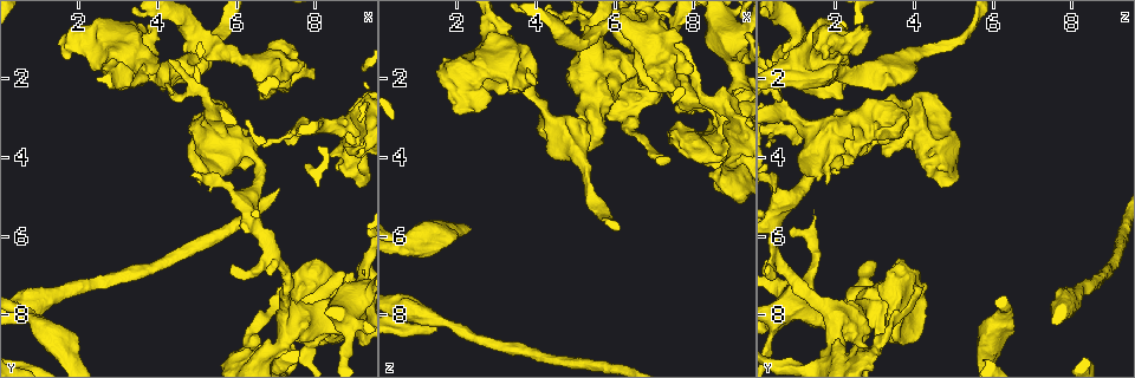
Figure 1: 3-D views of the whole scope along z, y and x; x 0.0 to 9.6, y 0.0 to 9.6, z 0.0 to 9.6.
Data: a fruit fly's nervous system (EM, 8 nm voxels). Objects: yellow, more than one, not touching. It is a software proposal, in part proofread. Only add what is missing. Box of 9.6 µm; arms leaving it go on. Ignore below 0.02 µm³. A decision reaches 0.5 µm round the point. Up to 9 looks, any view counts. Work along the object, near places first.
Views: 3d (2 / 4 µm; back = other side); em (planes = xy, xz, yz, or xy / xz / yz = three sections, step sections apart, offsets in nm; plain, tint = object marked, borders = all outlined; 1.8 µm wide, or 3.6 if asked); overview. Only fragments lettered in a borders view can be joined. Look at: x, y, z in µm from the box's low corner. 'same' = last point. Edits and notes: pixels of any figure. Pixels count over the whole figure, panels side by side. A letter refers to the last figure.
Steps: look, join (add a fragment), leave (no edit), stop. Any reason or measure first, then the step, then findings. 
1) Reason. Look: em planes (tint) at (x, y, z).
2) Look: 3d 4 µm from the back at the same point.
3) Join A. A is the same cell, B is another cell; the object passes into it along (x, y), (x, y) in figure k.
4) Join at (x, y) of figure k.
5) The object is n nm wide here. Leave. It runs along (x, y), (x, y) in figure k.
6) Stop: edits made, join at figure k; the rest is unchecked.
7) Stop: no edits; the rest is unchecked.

Calibre changes. Look: 3d 4 µm at (3.10, 1.95, 0.75).

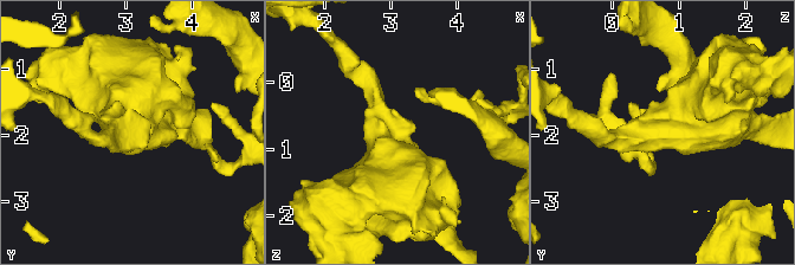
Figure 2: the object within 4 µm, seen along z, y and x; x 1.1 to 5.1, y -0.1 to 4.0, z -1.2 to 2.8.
Shape alone is not enough. Look: em xz step 8 (tint) at (3.05, 1.90, 0.75).

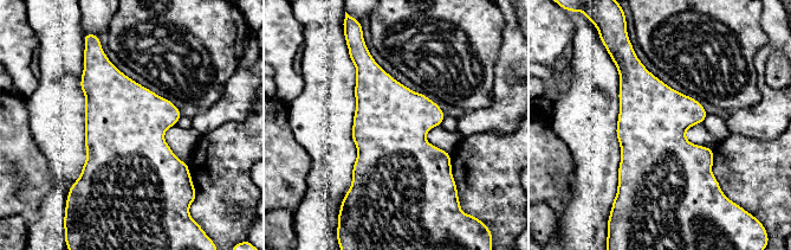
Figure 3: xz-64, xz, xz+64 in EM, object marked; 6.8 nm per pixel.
Look: em planes (borders) at the same point.

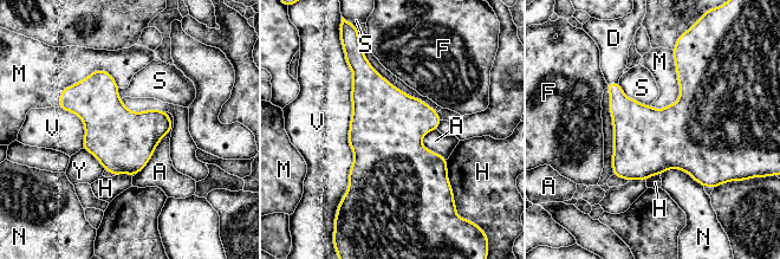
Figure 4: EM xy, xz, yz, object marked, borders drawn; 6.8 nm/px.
The object is 440 nm wide here. Join D. D is the same cell, A, F, H, M, N, S, V and Y are other cells; it goes on there.

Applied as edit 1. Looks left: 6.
Redraw. Look: overview.

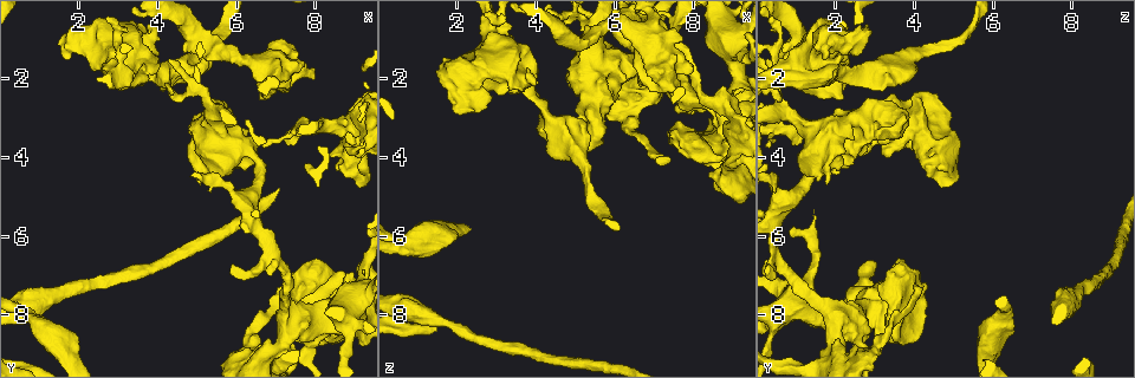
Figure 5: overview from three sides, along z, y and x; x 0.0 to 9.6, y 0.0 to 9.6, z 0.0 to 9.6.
Three arms meet. Look: em planes (tint) at (4.40, 1.70, 3.05).

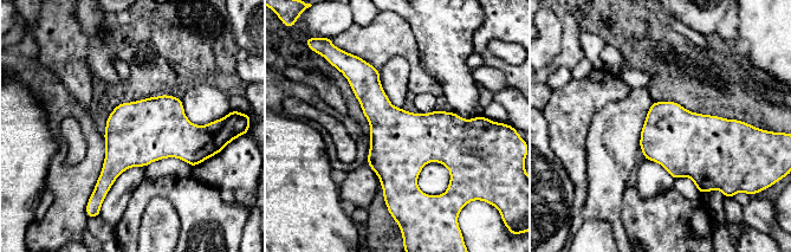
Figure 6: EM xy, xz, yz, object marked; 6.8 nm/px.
Look: em planes (borders) at the same point.

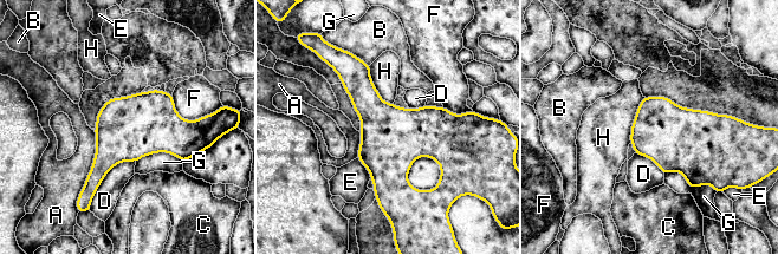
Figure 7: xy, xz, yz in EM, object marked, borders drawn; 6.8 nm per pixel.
Leave. A, B, C, D, E, F, G and H are other cells; a border runs along (644, 97), (637, 108), (629, 142) in figure 7; none of them fits.

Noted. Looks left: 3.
Free end. Look: 3d 4 µm at (4.75, 1.25, 0.65).

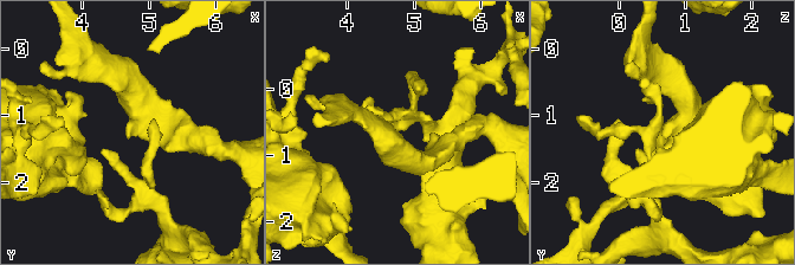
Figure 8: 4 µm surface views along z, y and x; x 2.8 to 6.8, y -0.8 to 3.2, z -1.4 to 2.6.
Look: em planes (borders) at (4.75, 1.30, 0.70).

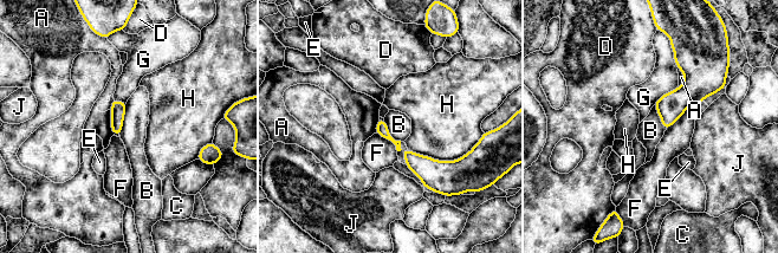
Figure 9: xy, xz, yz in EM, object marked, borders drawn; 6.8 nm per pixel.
Leave. A, B, C, D, E, F, G, H and J are other cells; it runs along (381, 122), (381, 129), (419, 164), (451, 163) in figure 9; none of them fits.

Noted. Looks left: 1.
Stop: edits made, join at figure 4; the rest is unchecked.

